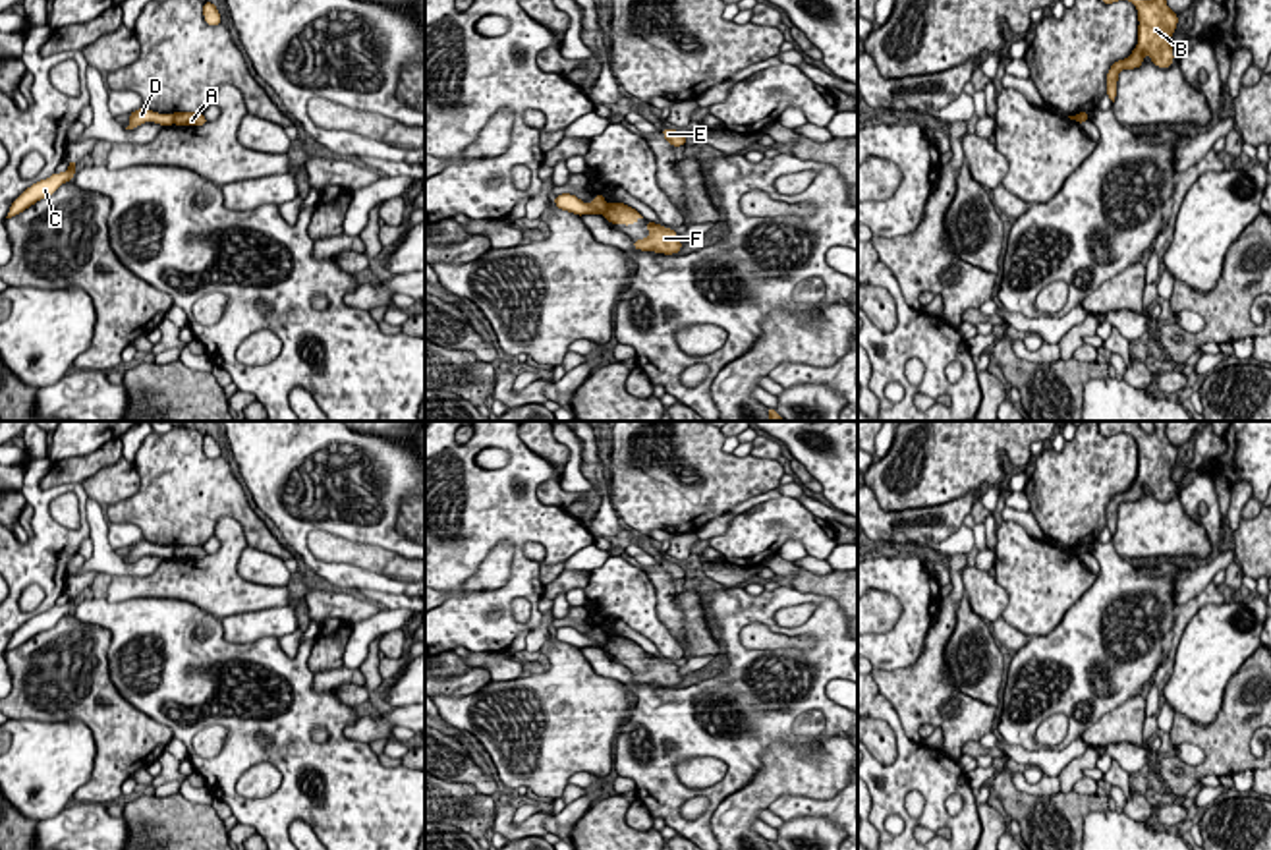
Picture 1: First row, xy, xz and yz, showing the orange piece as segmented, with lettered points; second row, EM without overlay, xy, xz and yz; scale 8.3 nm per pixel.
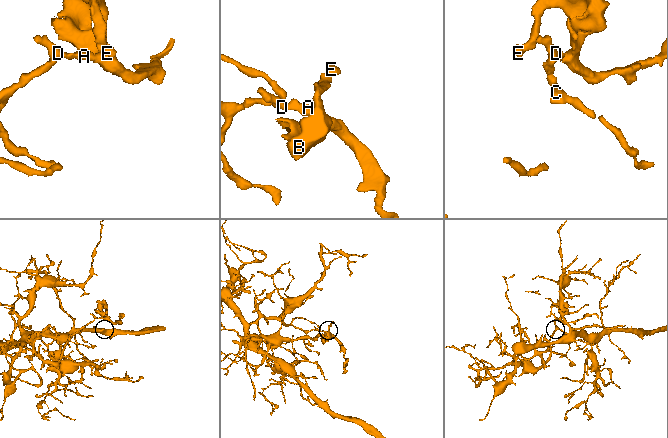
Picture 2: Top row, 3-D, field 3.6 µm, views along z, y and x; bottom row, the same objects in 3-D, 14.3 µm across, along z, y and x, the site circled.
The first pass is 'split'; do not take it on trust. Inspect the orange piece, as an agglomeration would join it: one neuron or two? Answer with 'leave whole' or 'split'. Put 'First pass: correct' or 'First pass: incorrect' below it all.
split
First pass: correct

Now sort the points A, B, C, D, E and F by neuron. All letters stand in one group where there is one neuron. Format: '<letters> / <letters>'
A B E F / C D

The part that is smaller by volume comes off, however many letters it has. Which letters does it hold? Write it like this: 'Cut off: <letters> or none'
Cut off: A, B, E, F

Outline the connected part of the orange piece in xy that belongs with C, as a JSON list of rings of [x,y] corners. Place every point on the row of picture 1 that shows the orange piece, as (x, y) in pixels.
[[[70,160],[70,166],[66,172],[62,172],[62,174],[54,172],[50,178],[41,180],[41,182],[33,184],[31,187],[27,187],[12,203],[6,218],[12,218],[19,212],[23,212],[25,209],[29,209],[31,205],[35,205],[37,201],[54,195],[62,184],[70,182],[75,176],[75,164],[77,164],[77,160]]]

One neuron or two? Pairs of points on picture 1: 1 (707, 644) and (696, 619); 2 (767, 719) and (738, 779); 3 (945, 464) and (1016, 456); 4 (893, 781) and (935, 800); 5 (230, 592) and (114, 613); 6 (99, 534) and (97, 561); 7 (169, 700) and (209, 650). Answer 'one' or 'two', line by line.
1: one
2: one
3: one
4: one
5: two
6: one
7: one

